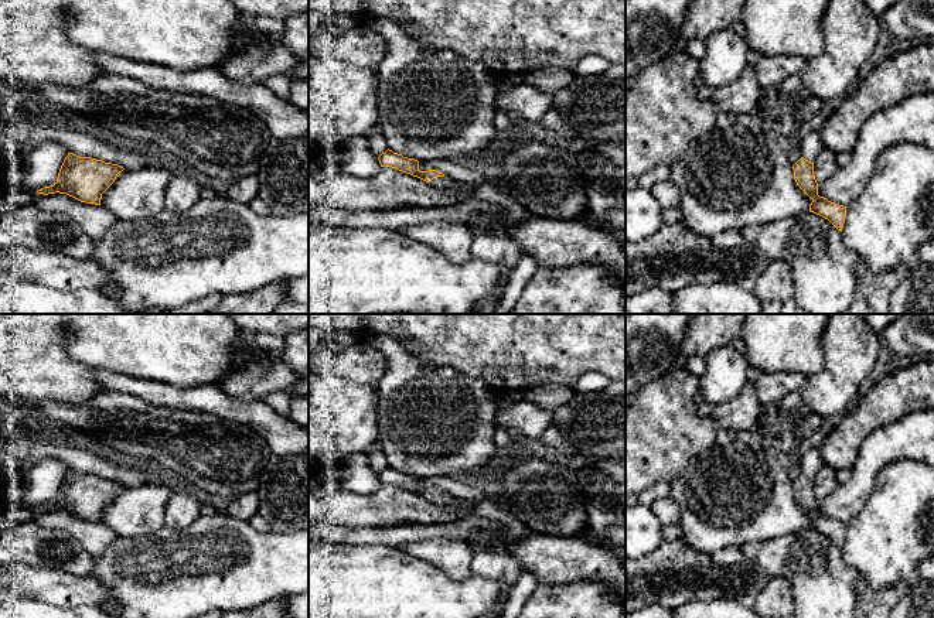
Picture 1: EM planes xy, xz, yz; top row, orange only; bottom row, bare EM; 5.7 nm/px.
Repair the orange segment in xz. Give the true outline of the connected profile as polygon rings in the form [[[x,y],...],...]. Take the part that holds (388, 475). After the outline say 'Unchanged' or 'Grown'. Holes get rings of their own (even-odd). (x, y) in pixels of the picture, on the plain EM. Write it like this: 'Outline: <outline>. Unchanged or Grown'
Outline: [[[386,467],[379,474],[381,484],[392,484],[402,489],[417,494],[436,505],[453,506],[459,513],[460,519],[467,516],[494,519],[505,525],[507,533],[514,540],[521,540],[529,535],[529,529],[522,525],[511,512],[505,508],[500,508],[488,501],[473,501],[471,506],[461,506],[460,499],[444,492],[436,486],[420,488],[419,478],[415,475],[403,474],[402,471]]]. Grown

